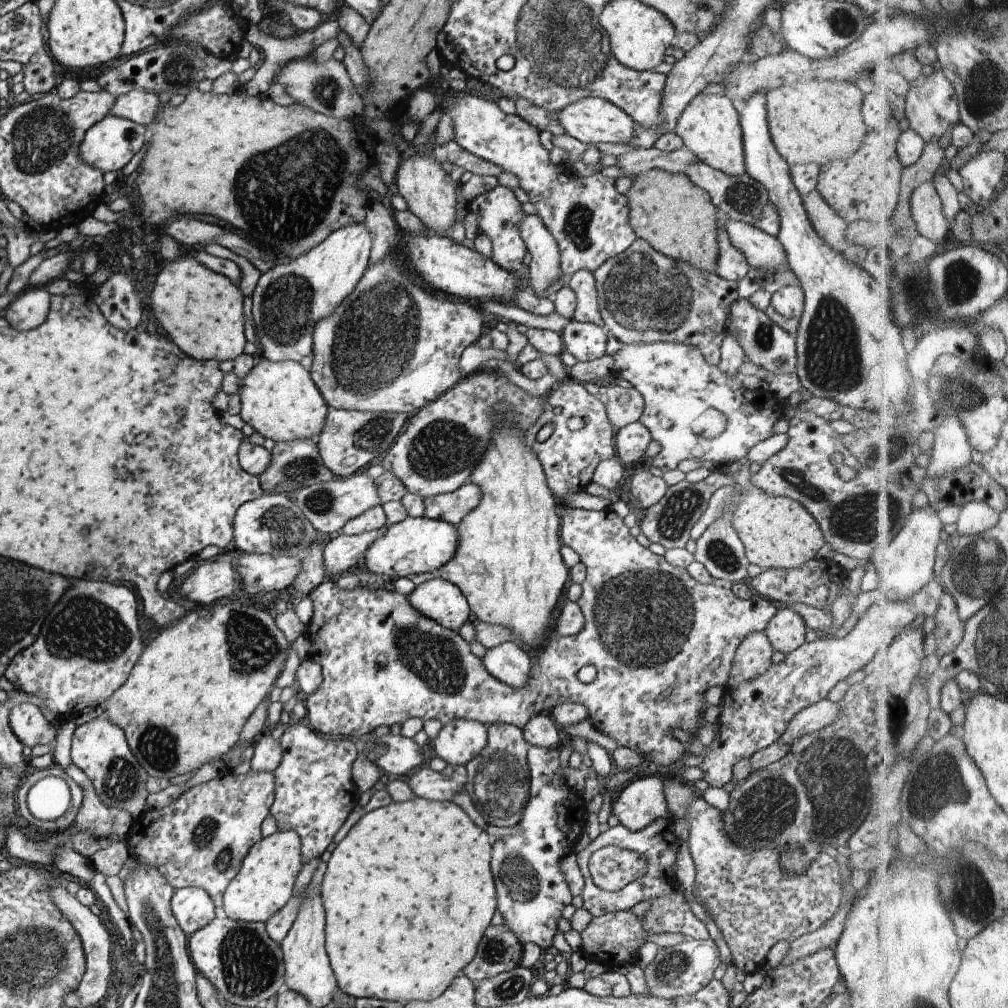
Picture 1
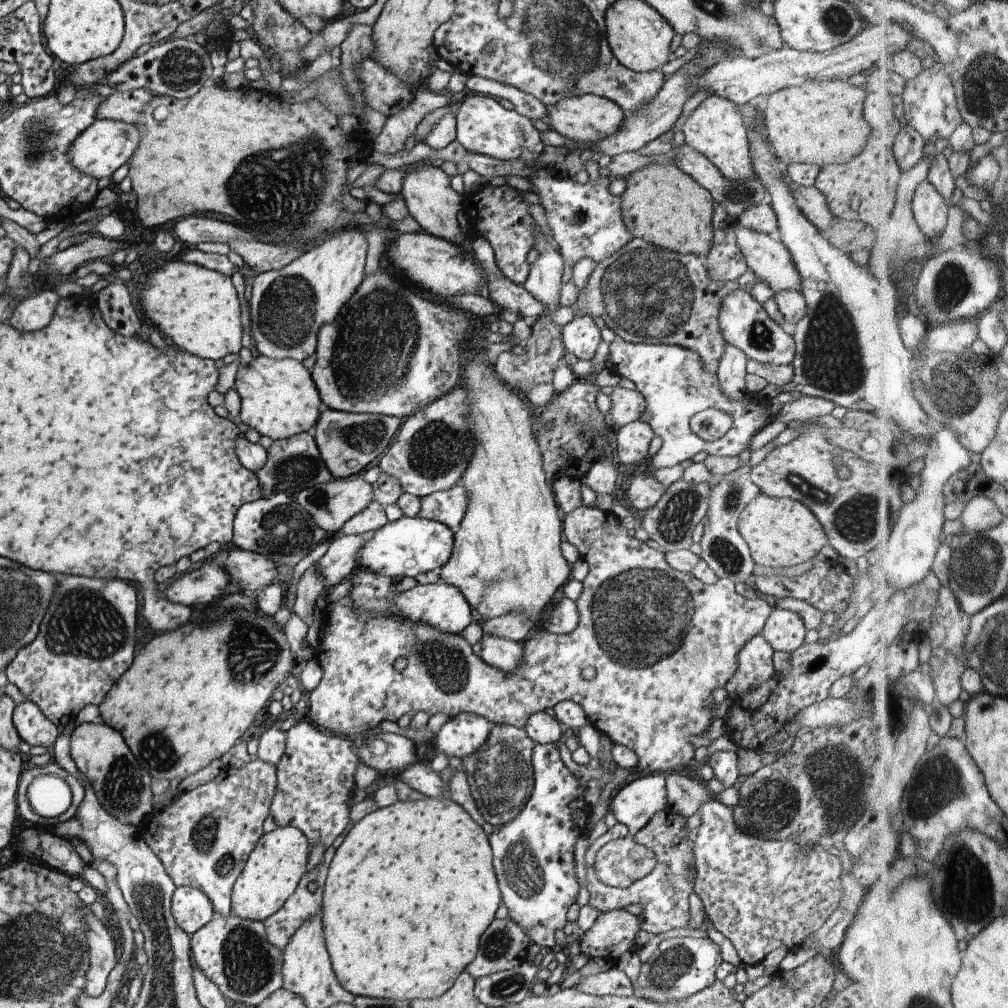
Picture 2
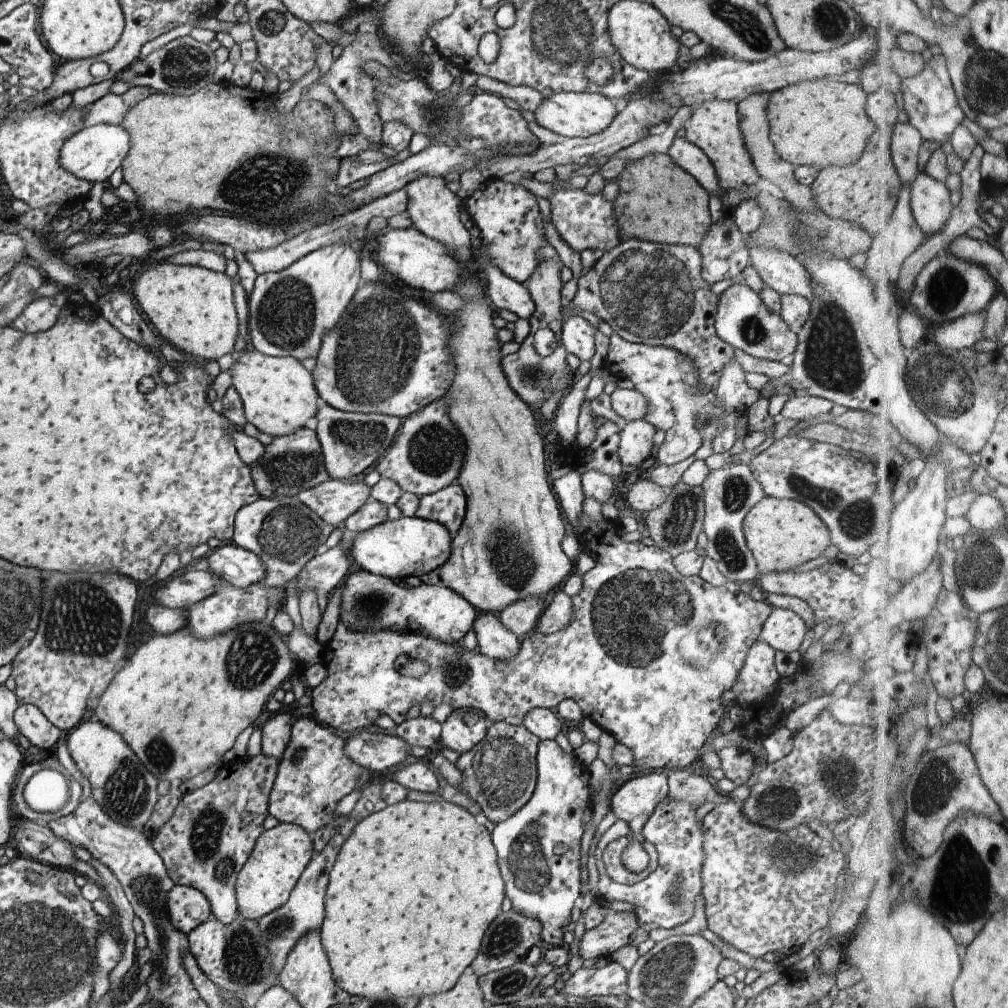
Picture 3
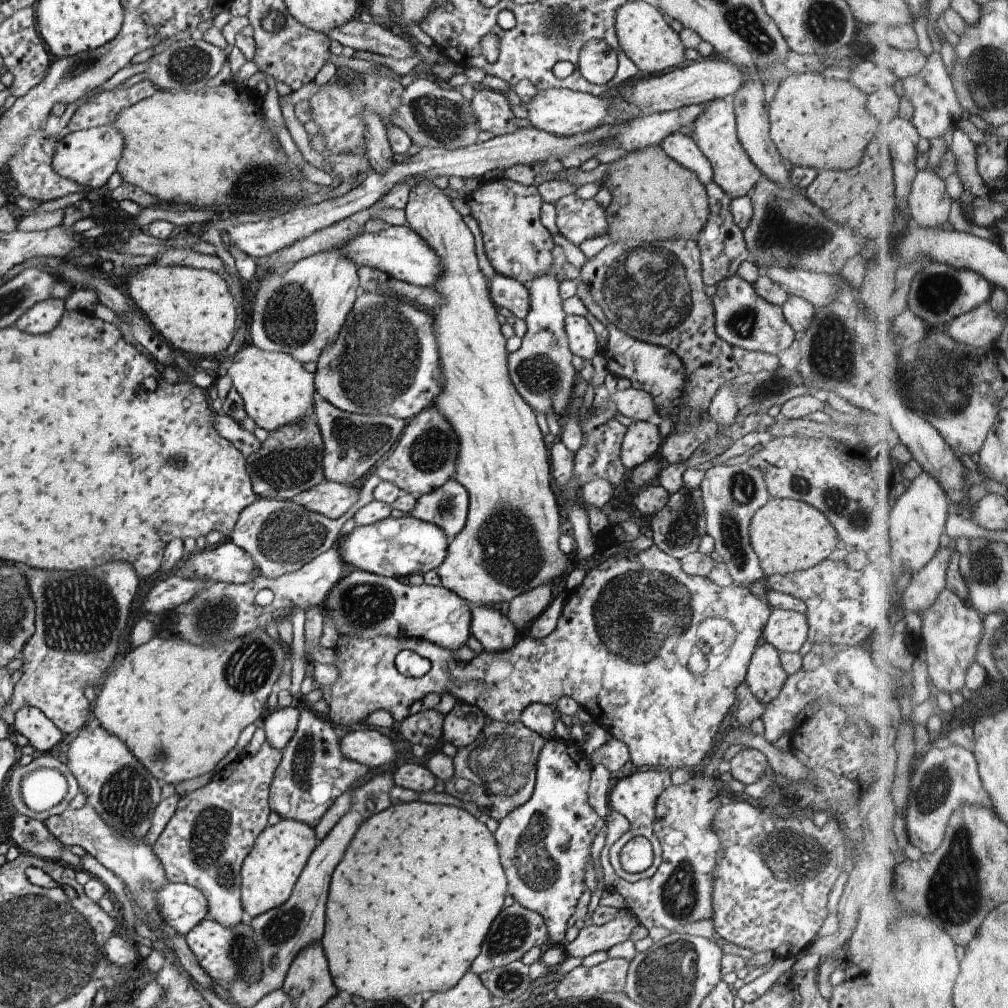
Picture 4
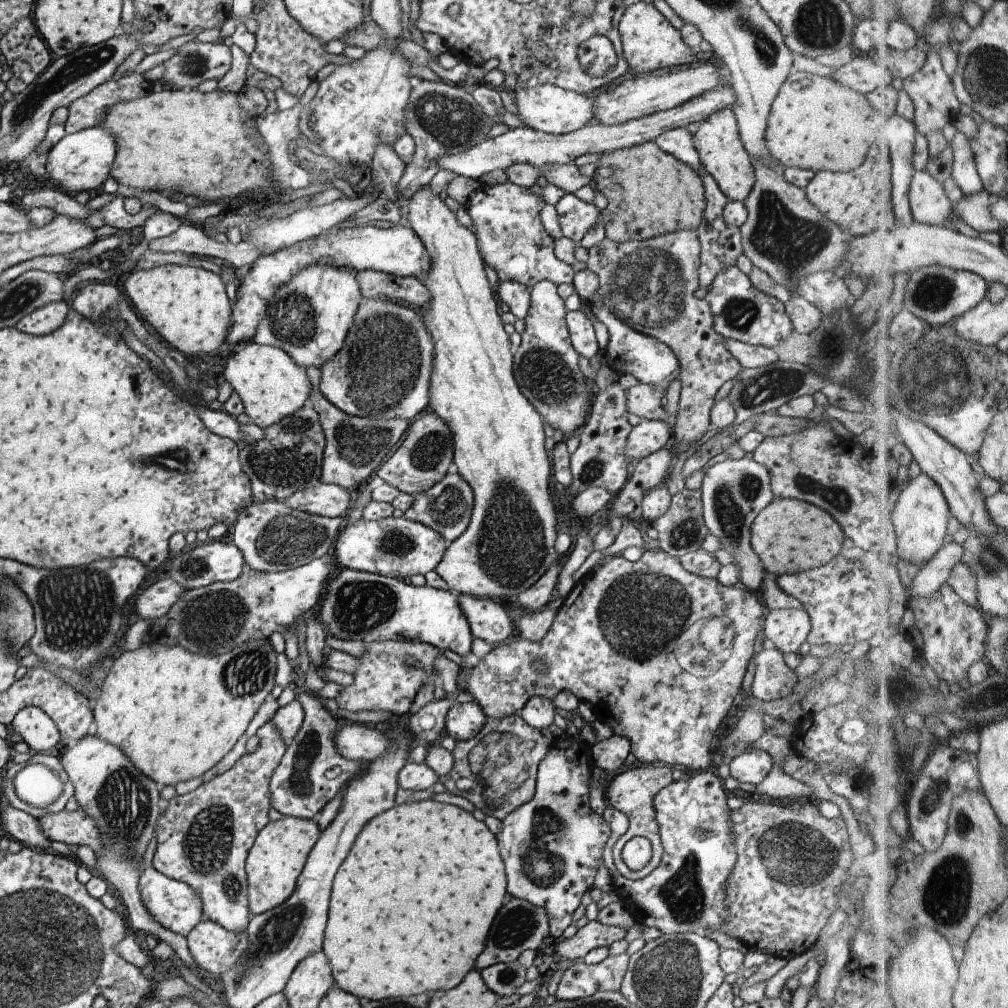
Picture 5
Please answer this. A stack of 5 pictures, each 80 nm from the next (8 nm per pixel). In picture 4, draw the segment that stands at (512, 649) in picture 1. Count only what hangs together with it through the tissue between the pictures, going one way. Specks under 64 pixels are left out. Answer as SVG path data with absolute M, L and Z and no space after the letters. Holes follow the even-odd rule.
M468 604L471 612L471 636L481 642L483 650L500 652L512 648L518 628L506 616L504 608Z

